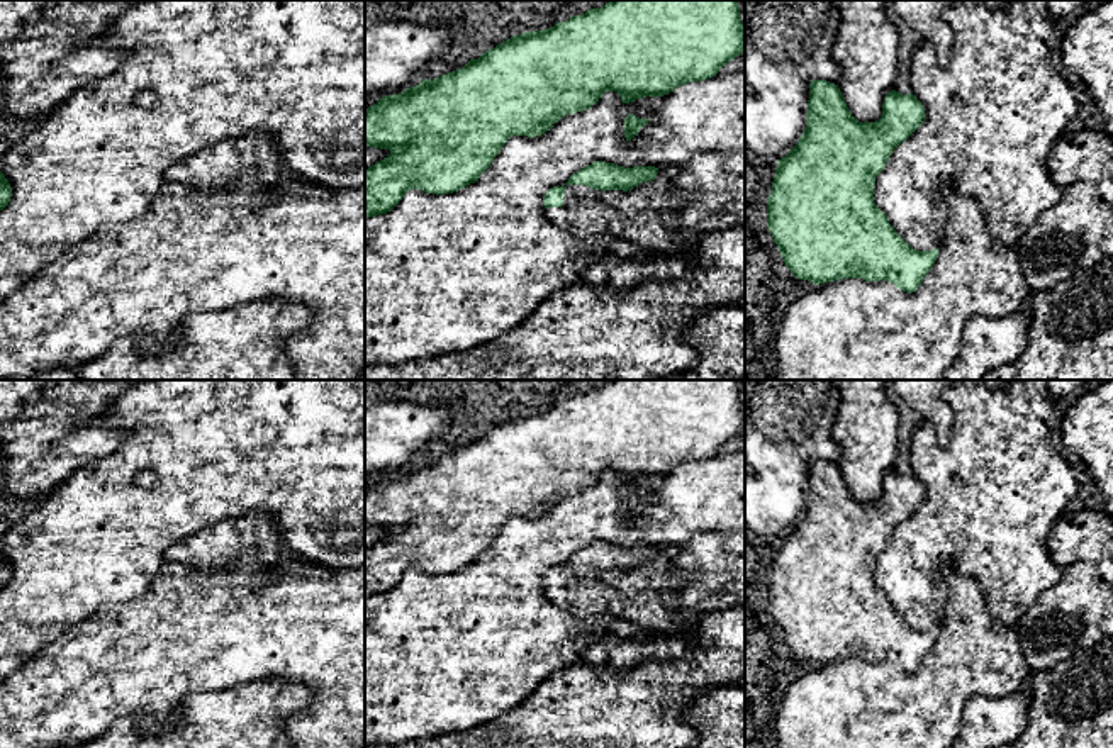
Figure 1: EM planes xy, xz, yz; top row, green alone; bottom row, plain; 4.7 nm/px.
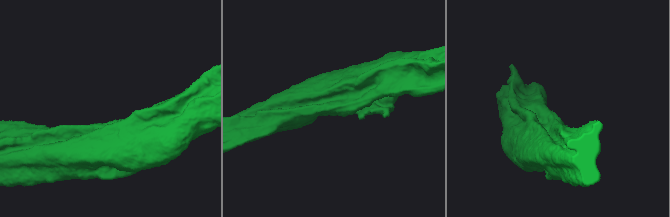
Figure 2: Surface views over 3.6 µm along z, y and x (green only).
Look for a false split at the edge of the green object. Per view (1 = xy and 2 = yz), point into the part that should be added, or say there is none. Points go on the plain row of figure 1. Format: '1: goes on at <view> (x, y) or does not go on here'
1: does not go on here
2: does not go on here

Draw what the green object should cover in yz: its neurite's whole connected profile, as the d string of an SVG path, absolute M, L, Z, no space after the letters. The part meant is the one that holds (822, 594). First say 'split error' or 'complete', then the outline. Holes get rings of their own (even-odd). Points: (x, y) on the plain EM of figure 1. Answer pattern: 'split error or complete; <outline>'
complete; M809 463L806 509L797 524L777 541L767 578L767 607L786 646L813 665L843 658L891 661L903 672L916 672L937 641L938 628L913 629L874 582L875 556L892 531L925 500L925 487L913 475L891 470L875 502L859 502L848 490L838 465Z

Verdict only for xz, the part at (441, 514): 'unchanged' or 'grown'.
unchanged

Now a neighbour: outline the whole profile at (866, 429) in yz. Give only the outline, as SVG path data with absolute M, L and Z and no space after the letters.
M838 380L840 405L831 438L840 448L838 468L859 502L875 502L882 495L886 475L894 470L901 417L887 399L889 380Z

